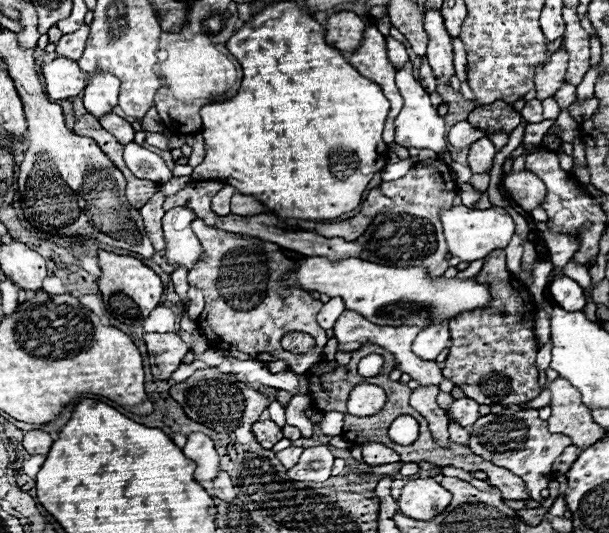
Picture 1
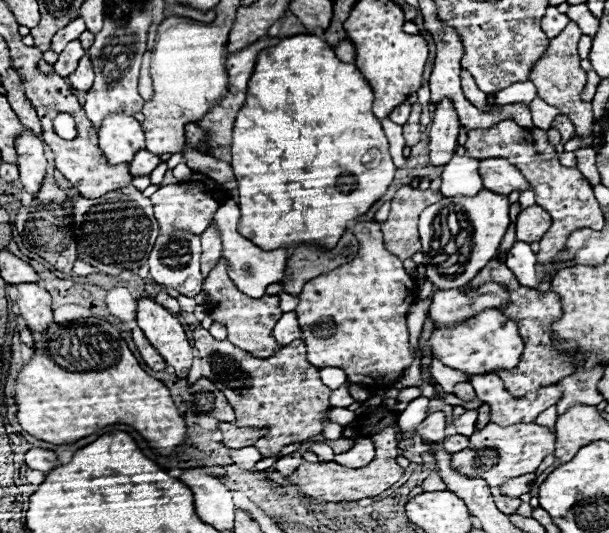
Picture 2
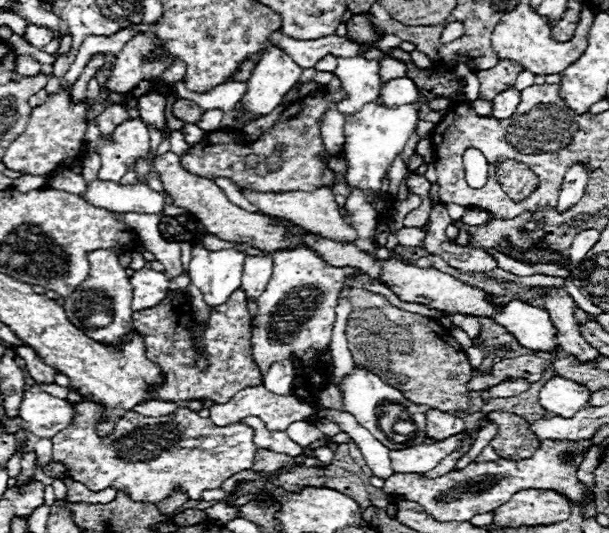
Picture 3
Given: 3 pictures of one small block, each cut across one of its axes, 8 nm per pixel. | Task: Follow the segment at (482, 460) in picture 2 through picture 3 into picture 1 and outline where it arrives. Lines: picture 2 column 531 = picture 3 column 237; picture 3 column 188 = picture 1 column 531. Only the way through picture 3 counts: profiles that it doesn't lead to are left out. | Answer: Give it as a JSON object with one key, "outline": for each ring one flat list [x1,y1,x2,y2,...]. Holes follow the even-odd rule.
{"outline":[[502,408,498,412,508,412,508,416,486,414,472,424,470,432,470,450,492,464,498,464,516,476,520,476,526,484,526,490,532,500,540,498,540,492,548,488,552,482,552,464,562,454,566,446,570,446,570,438,562,434,550,434,548,422,538,418,538,410,510,410]]}

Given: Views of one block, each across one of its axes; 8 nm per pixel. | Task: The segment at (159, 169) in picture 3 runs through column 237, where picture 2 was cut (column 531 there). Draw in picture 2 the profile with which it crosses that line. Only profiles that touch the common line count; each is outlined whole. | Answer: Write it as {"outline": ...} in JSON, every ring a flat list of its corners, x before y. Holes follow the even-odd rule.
{"outline":[[532,204,518,214,516,238,522,242,528,242,528,244,538,242,544,236,544,232,550,228,550,224,552,224,550,214,542,206]]}

